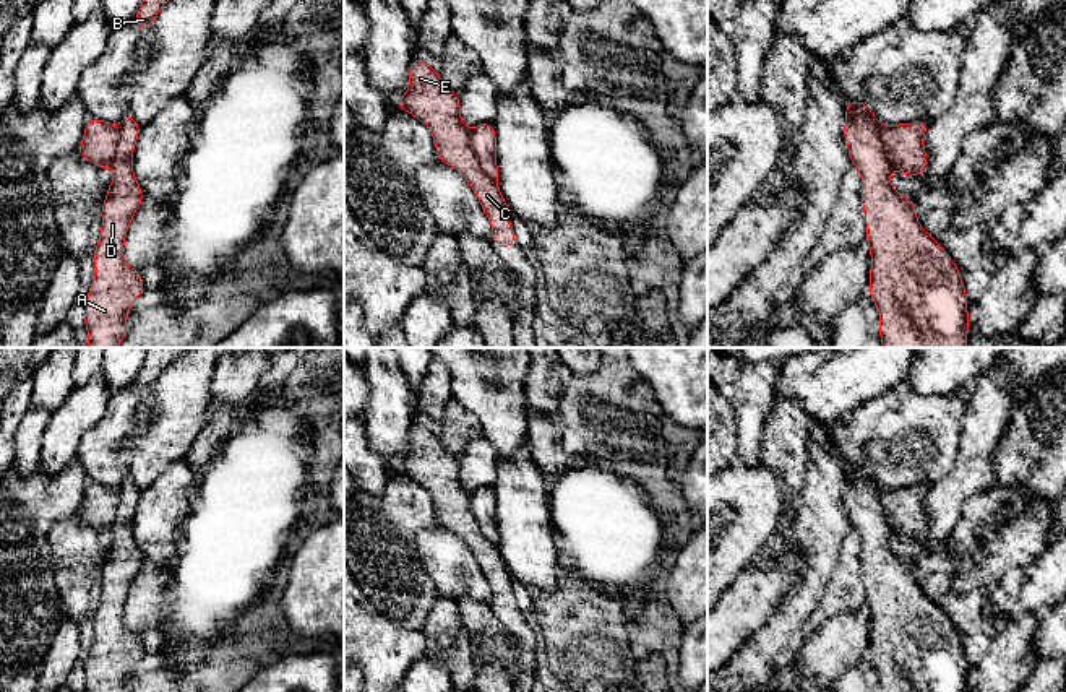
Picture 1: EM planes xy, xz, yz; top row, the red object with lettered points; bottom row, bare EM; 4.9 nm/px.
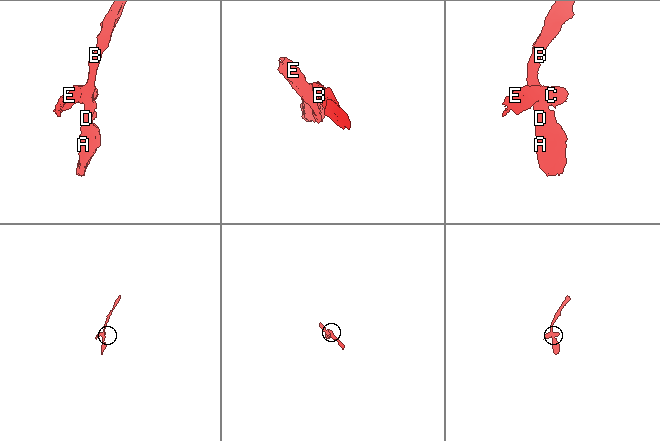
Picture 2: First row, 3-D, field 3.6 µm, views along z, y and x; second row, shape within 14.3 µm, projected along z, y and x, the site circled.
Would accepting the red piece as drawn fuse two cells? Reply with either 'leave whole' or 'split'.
split

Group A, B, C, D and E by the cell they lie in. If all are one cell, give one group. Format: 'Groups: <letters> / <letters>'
Groups: A B D / C E

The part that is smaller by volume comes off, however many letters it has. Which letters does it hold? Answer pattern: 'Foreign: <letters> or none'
Foreign: C, E

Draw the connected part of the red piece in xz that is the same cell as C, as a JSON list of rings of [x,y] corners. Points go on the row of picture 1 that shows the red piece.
[[[417,55],[412,58],[409,88],[398,101],[398,109],[412,114],[428,127],[438,161],[456,169],[469,182],[492,224],[492,242],[500,249],[513,247],[516,242],[511,226],[513,211],[496,179],[482,171],[471,148],[471,128],[461,120],[458,93],[446,88],[440,73]]]

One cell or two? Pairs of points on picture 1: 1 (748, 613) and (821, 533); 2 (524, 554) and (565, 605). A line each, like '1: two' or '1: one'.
1: two
2: two

